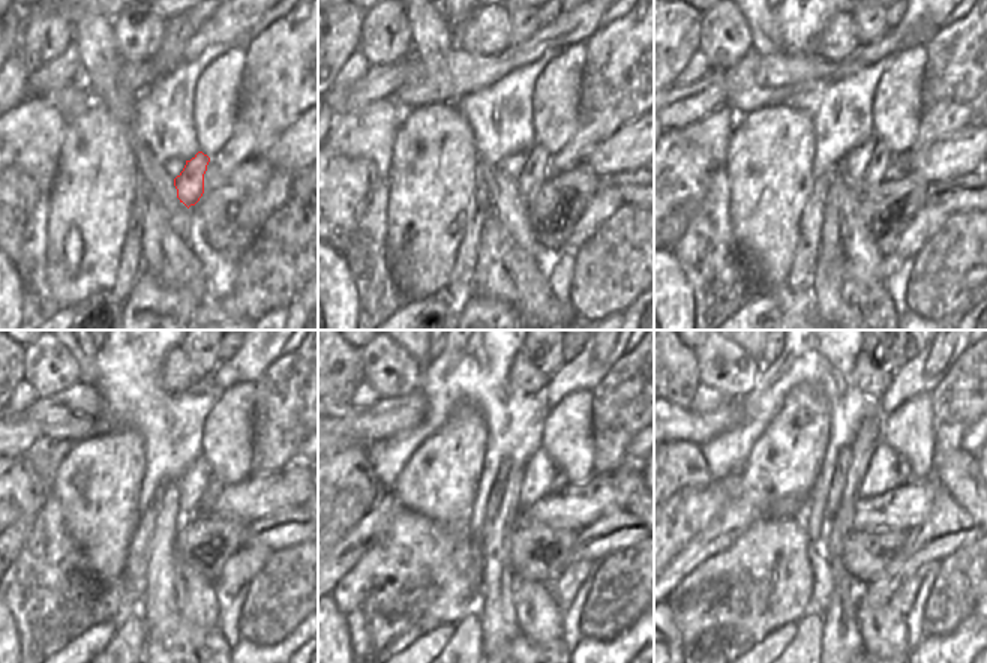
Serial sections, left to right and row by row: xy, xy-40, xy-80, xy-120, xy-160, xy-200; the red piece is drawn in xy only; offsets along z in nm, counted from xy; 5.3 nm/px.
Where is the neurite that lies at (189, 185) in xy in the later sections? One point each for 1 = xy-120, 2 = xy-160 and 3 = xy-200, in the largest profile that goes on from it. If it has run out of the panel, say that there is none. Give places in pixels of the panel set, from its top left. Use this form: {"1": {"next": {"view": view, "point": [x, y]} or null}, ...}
{"1": {"next": {"view": "xy-120", "point": [215, 486]}}, "2": {"next": {"view": "xy-160", "point": [560, 480]}}, "3": {"next": {"view": "xy-200", "point": [918, 470]}}}

